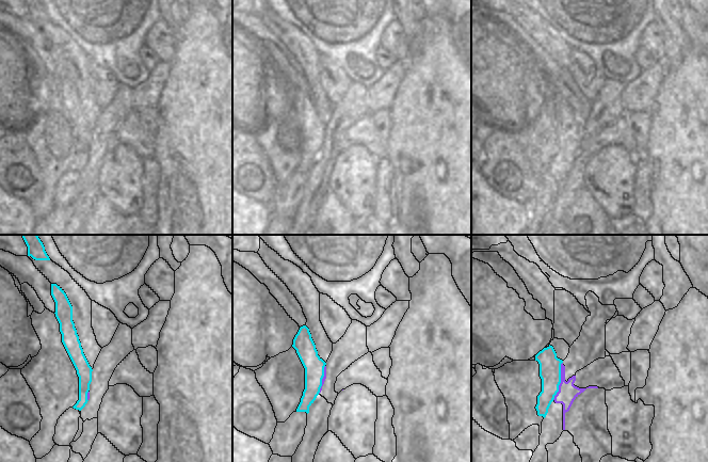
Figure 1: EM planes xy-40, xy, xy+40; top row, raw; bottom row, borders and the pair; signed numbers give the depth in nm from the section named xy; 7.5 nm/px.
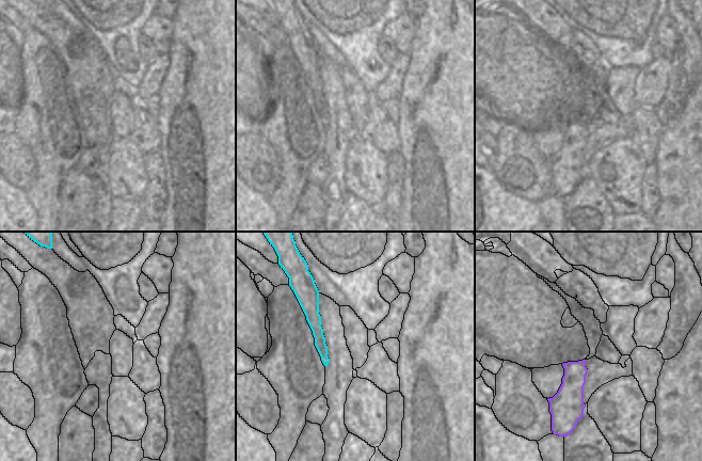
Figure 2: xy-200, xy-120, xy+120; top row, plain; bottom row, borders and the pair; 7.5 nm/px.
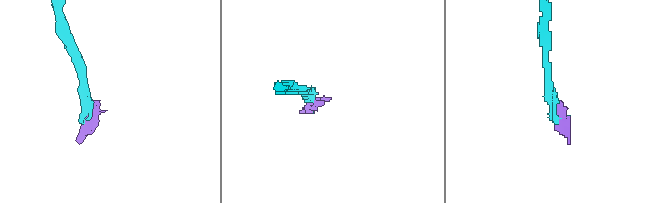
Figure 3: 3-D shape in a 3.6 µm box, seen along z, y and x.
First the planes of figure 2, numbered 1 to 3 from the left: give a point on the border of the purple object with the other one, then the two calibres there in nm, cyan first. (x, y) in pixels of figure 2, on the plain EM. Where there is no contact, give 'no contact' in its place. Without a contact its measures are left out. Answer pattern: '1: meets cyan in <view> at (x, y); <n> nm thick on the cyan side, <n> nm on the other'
1: no contact
2: no contact
3: no contact

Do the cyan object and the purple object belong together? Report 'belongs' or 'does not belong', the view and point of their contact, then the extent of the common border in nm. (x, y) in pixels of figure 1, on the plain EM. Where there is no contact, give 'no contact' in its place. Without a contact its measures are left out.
belongs | xy+40 (560, 142) | 300 nm

